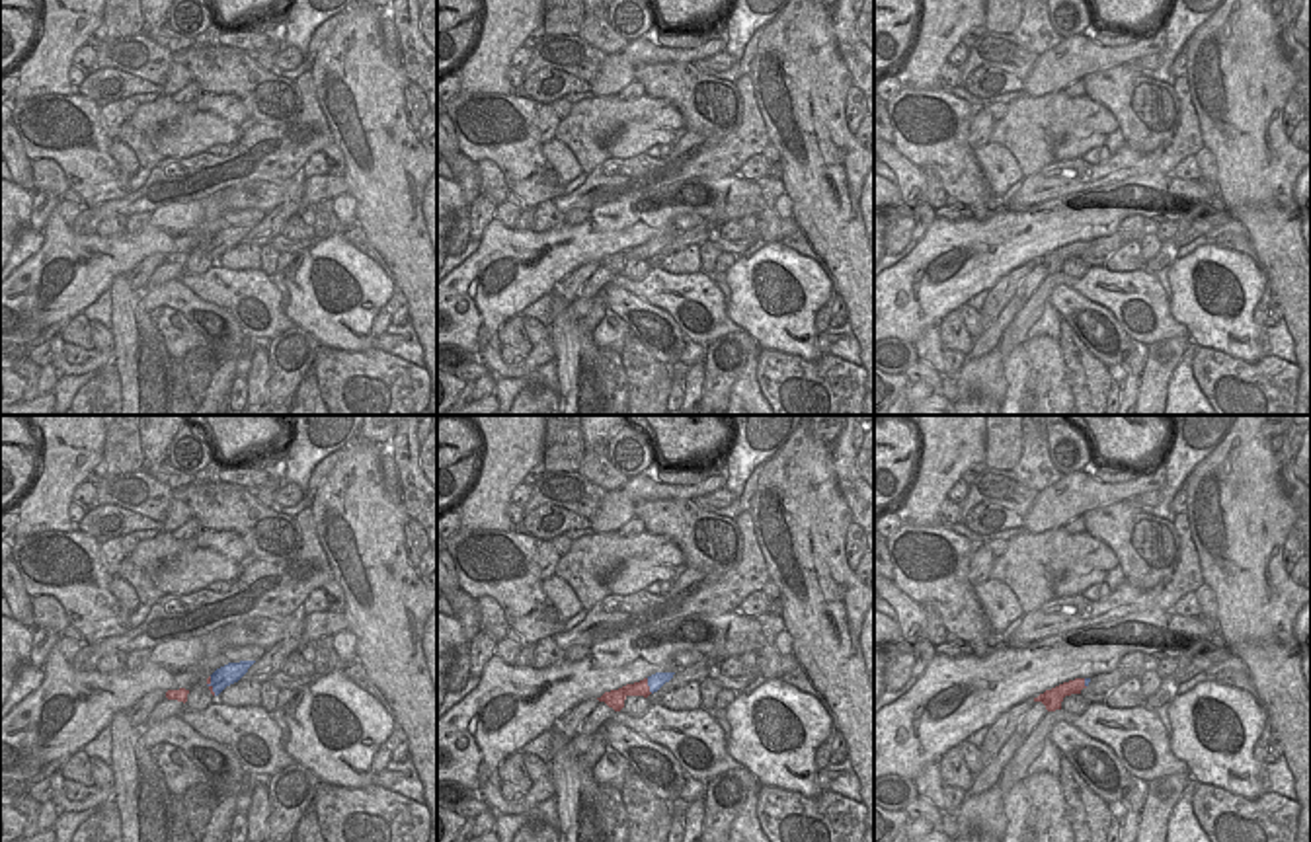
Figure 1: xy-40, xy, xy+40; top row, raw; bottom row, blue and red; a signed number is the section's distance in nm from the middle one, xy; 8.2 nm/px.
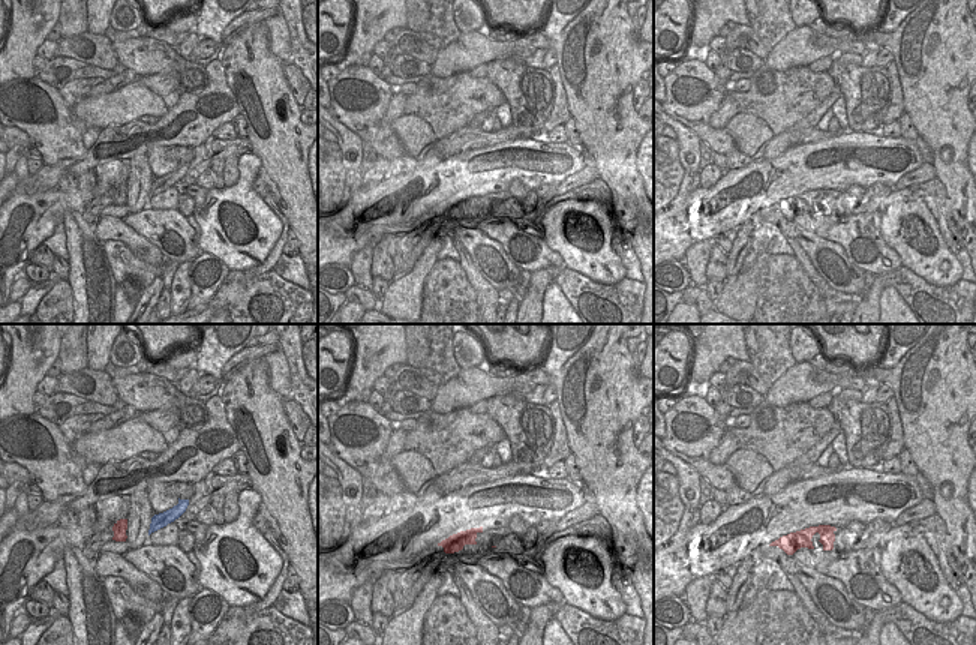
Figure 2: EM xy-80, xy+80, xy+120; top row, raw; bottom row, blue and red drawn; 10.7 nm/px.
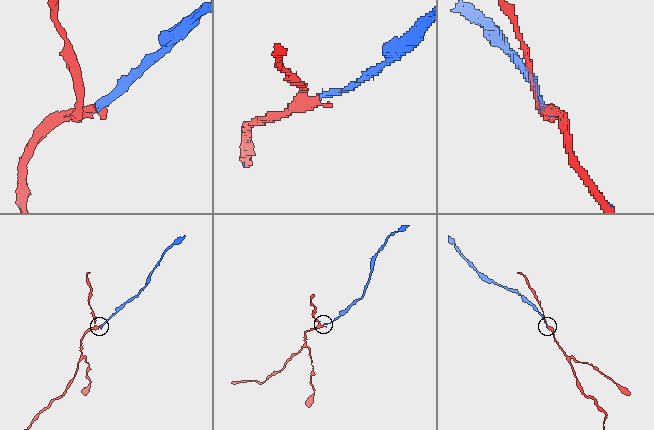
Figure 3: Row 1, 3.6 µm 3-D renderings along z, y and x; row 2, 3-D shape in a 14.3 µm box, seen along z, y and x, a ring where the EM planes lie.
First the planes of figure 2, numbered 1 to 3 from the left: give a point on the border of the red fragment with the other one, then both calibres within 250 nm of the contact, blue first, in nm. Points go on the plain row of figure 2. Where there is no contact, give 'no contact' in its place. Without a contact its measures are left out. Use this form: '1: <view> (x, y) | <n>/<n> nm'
1: no contact
2: no contact
3: no contact

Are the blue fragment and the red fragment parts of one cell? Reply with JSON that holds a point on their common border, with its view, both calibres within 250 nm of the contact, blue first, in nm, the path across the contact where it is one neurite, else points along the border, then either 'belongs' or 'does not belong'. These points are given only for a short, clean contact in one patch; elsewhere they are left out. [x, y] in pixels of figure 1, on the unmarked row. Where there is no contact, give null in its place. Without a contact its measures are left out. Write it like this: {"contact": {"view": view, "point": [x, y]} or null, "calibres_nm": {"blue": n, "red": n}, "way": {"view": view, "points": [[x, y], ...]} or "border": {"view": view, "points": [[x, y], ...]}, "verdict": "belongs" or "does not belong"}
{"contact": {"view": "xy", "point": [648, 248]}, "calibres_nm": {"blue": 130, "red": 130}, "verdict": "does not belong"}

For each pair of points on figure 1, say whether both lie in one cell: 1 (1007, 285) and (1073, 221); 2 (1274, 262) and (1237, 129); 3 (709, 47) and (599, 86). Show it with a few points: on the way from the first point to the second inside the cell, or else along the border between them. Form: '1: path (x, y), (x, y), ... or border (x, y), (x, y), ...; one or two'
1: border (1032, 262), (1013, 267), (992, 289); two
2: path (1272, 229), (1259, 199), (1257, 162); one
3: path (681, 55), (633, 55), (627, 61); one

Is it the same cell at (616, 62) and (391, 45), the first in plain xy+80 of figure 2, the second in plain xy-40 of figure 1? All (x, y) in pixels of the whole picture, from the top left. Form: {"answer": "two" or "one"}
{"answer": "two"}

